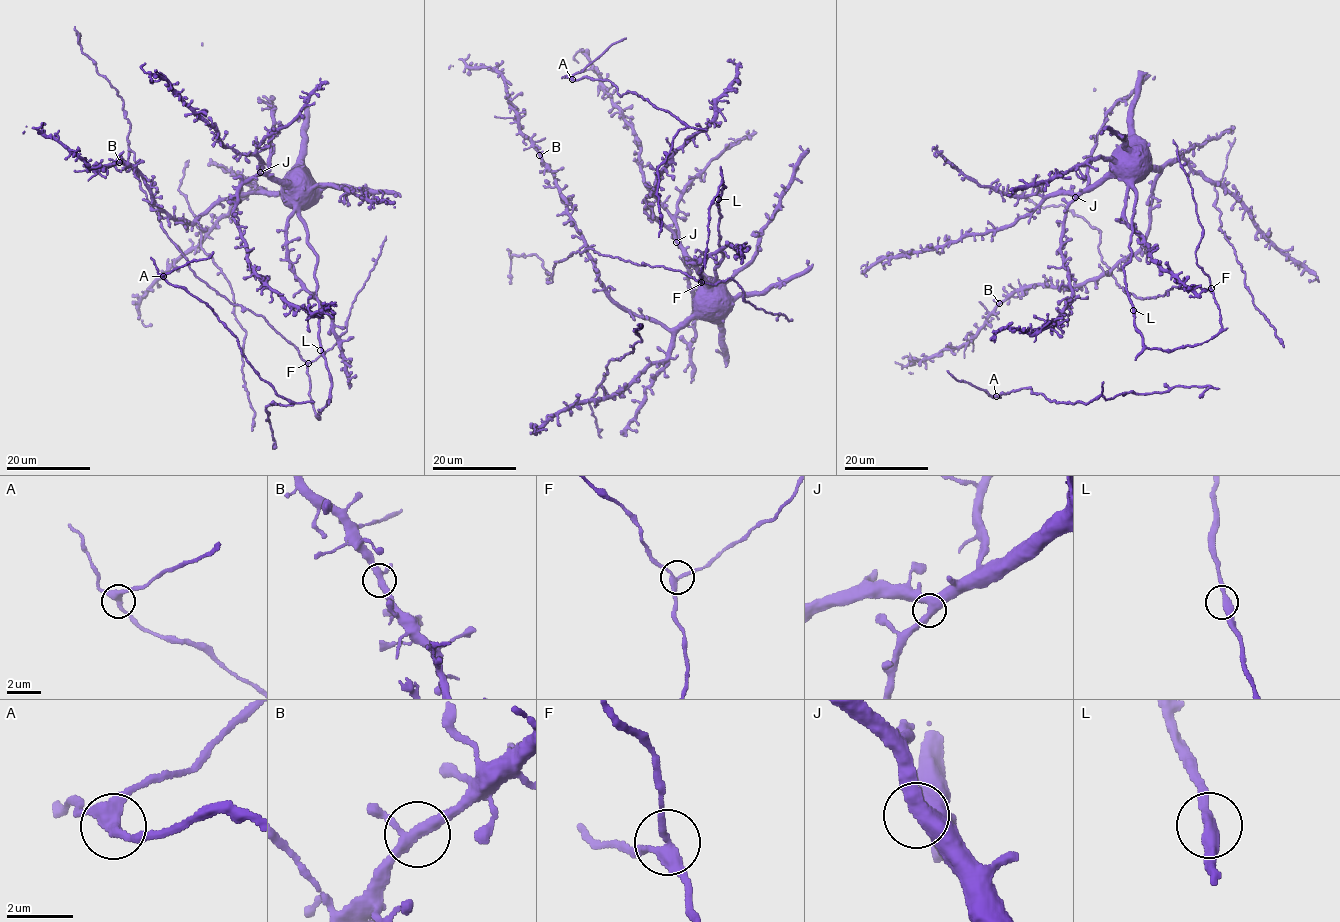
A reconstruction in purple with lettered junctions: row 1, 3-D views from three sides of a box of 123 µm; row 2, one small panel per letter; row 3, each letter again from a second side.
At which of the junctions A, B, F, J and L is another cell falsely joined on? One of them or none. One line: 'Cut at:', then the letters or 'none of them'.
Cut at: none of them

